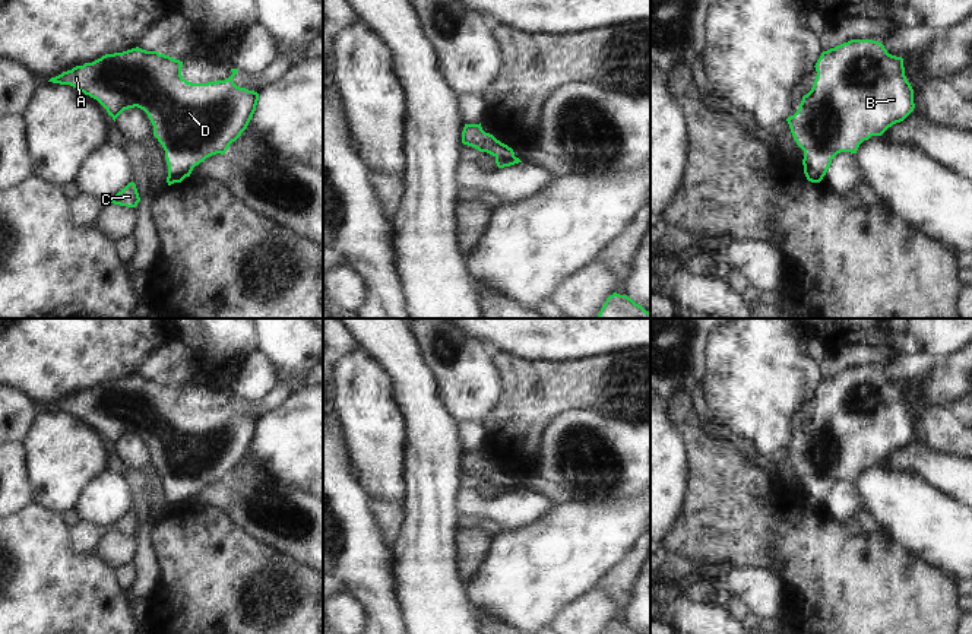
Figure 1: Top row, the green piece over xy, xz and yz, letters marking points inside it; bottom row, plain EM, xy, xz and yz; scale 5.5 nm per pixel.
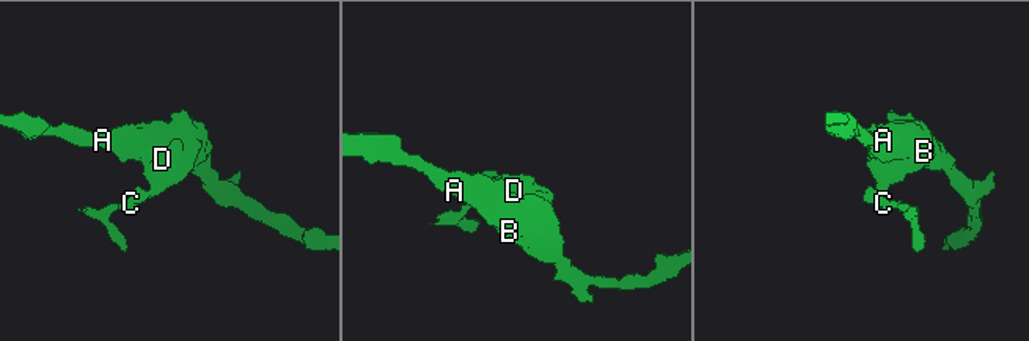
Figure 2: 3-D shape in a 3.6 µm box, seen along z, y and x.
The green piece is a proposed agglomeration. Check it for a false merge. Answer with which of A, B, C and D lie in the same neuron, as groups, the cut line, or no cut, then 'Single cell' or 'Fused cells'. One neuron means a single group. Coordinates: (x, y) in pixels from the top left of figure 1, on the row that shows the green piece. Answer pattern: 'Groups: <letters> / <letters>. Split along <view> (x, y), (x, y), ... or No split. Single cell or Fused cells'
Groups: A B D / C. Split along yz (804, 167), (810, 167), (822, 178). Fused cells

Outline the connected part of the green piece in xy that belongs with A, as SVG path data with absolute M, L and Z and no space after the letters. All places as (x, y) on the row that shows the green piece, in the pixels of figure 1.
M136 47L76 66L48 82L70 85L89 95L114 121L124 110L143 110L153 126L153 136L165 150L168 174L190 177L196 165L212 155L224 155L241 136L256 111L259 93L234 83L238 69L231 69L232 75L225 80L191 83L181 76L181 67L180 60Z

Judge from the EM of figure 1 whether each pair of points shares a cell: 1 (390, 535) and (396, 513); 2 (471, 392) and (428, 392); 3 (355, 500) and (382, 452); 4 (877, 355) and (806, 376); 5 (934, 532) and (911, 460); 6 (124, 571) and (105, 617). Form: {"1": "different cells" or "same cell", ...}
{"1": "same cell", "2": "different cells", "3": "different cells", "4": "different cells", "5": "different cells", "6": "different cells"}

